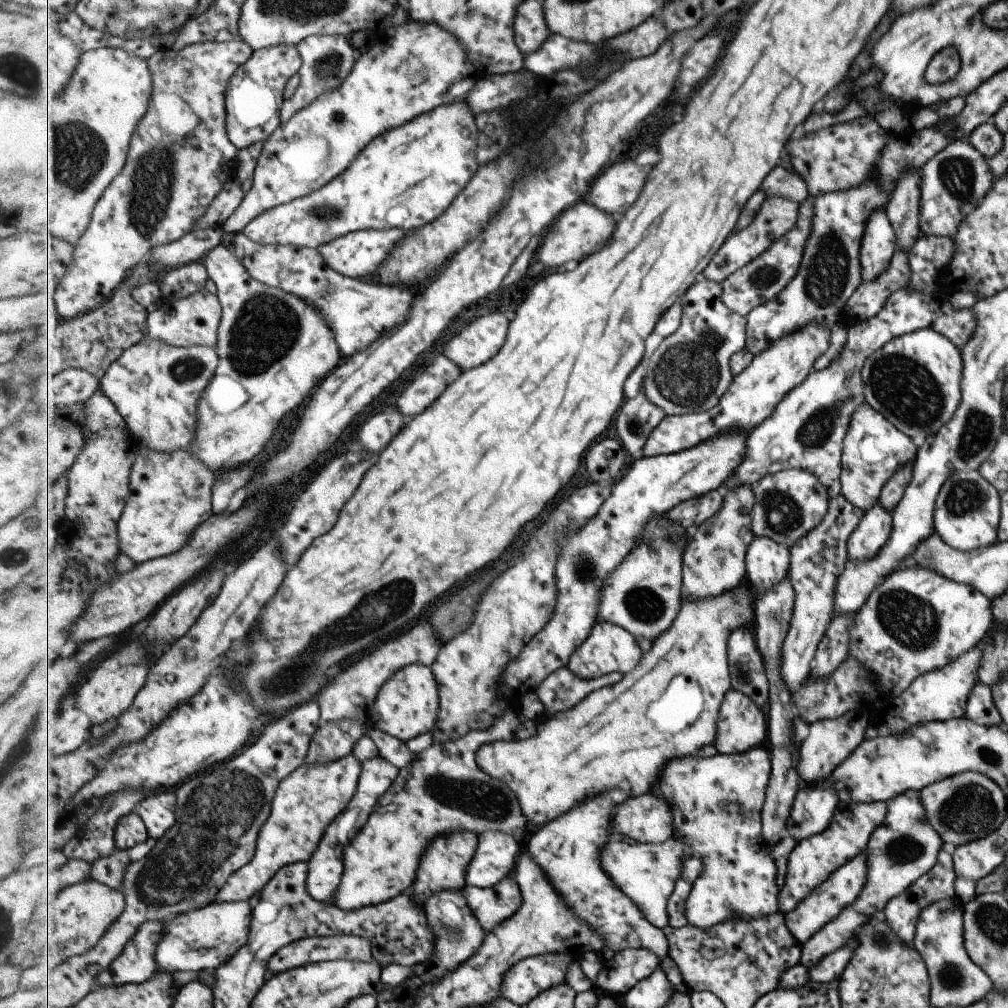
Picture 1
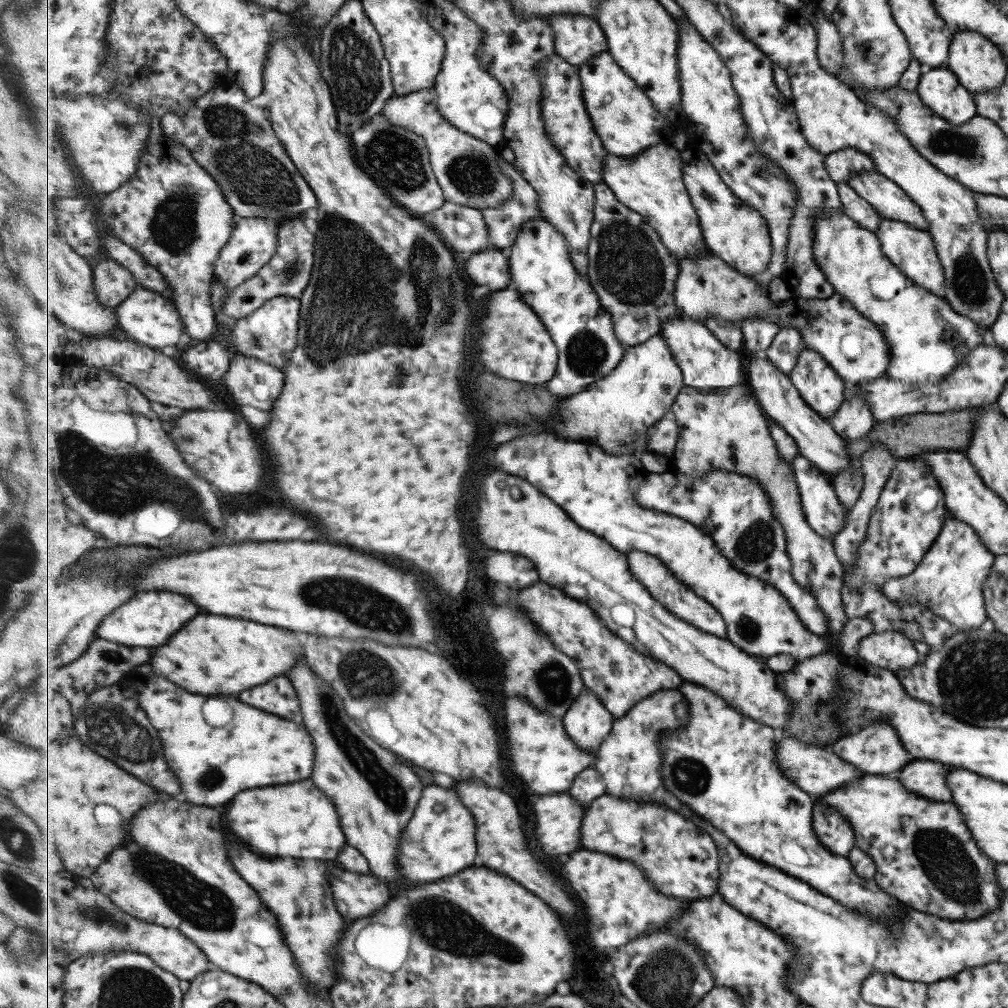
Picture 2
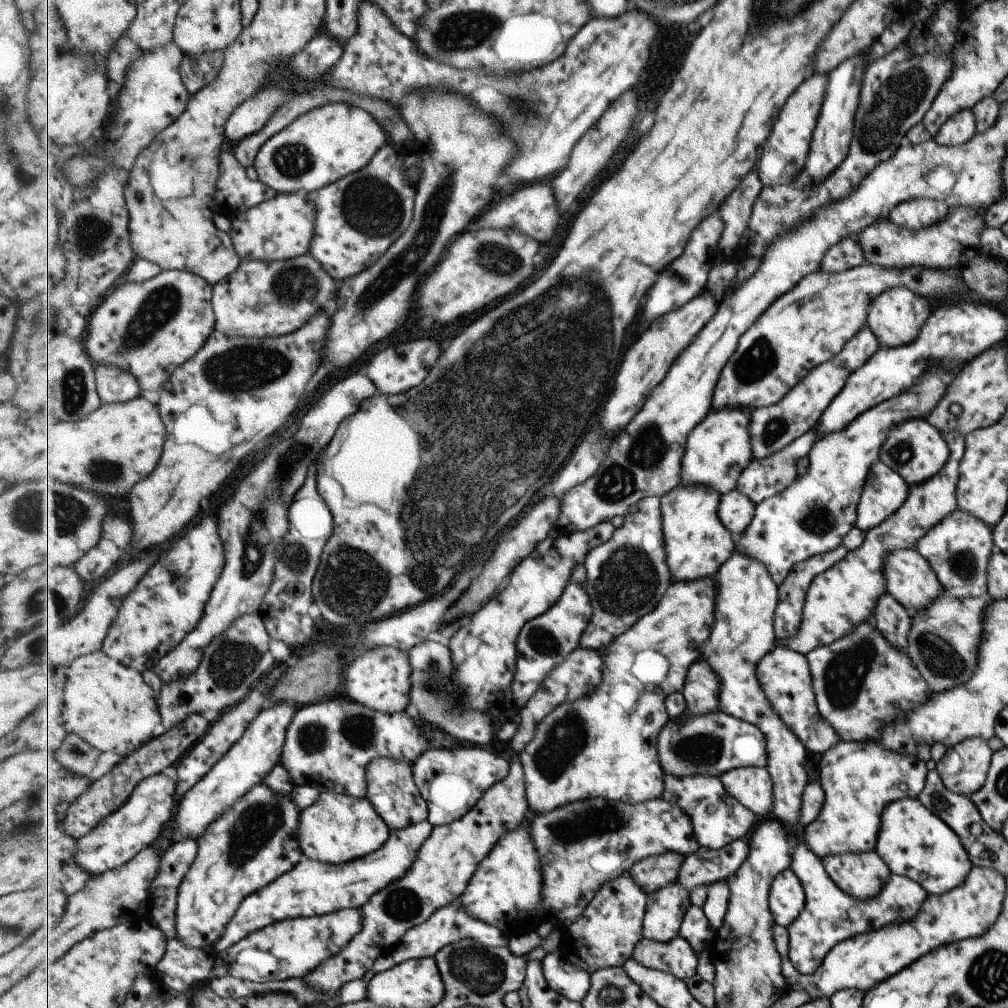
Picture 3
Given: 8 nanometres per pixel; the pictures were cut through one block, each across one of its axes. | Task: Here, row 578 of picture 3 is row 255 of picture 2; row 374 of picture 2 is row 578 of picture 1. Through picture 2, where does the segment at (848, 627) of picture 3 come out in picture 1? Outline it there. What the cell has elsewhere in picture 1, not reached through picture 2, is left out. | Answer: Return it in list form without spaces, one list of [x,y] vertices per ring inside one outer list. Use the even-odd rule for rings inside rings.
[[[911,566],[905,568],[905,570],[893,571],[885,580],[875,588],[869,594],[868,600],[864,603],[864,607],[860,609],[855,616],[853,616],[853,623],[849,626],[849,636],[847,642],[847,655],[846,658],[851,658],[851,660],[857,660],[861,666],[865,666],[867,670],[873,670],[873,678],[879,678],[881,680],[881,686],[885,688],[882,692],[889,692],[889,697],[899,696],[917,676],[921,674],[942,668],[947,664],[950,664],[955,658],[958,658],[961,654],[971,650],[973,646],[977,646],[979,642],[987,635],[988,629],[992,624],[992,613],[991,613],[991,600],[988,600],[981,594],[972,588],[967,586],[967,584],[960,584],[959,582],[953,582],[949,578],[943,578],[941,574],[933,572],[933,570],[927,570],[924,566]]]

